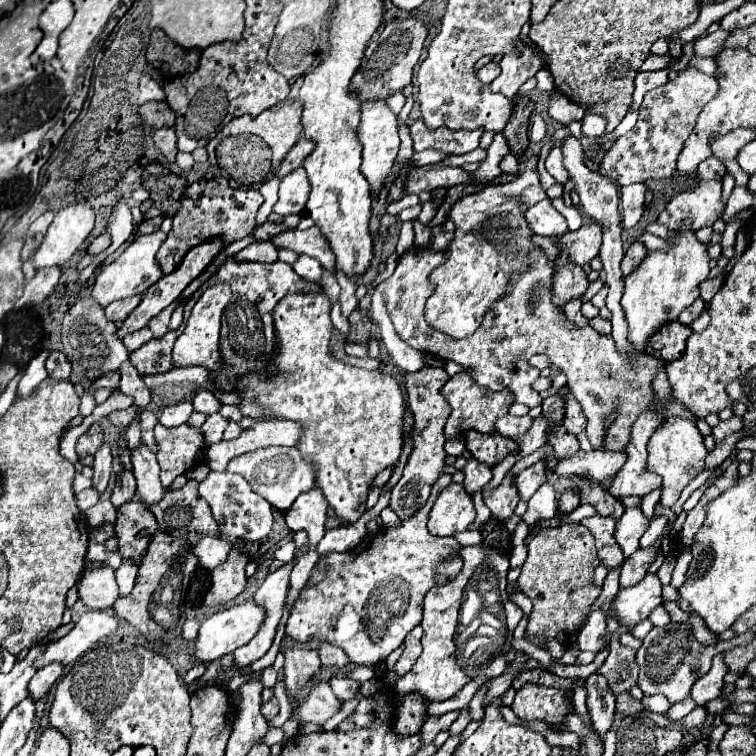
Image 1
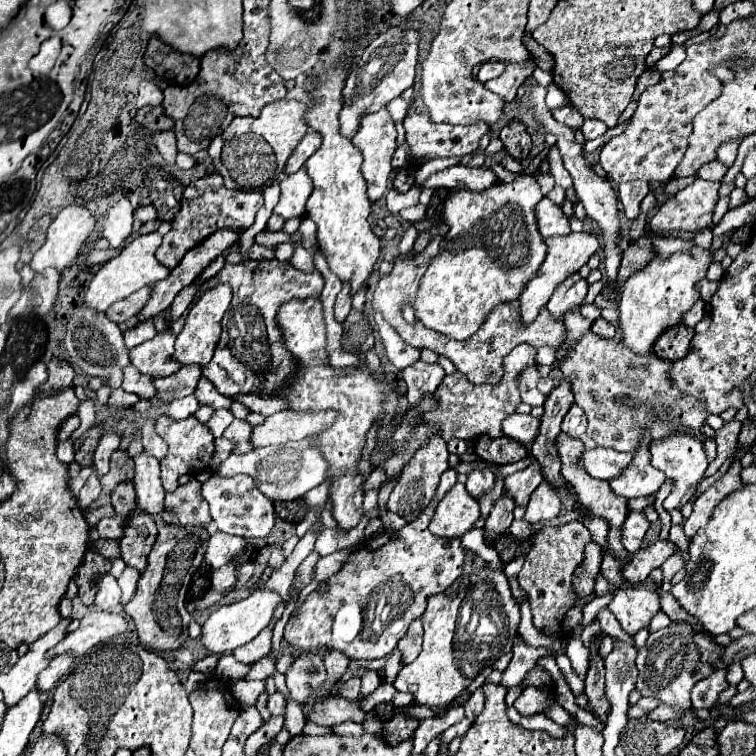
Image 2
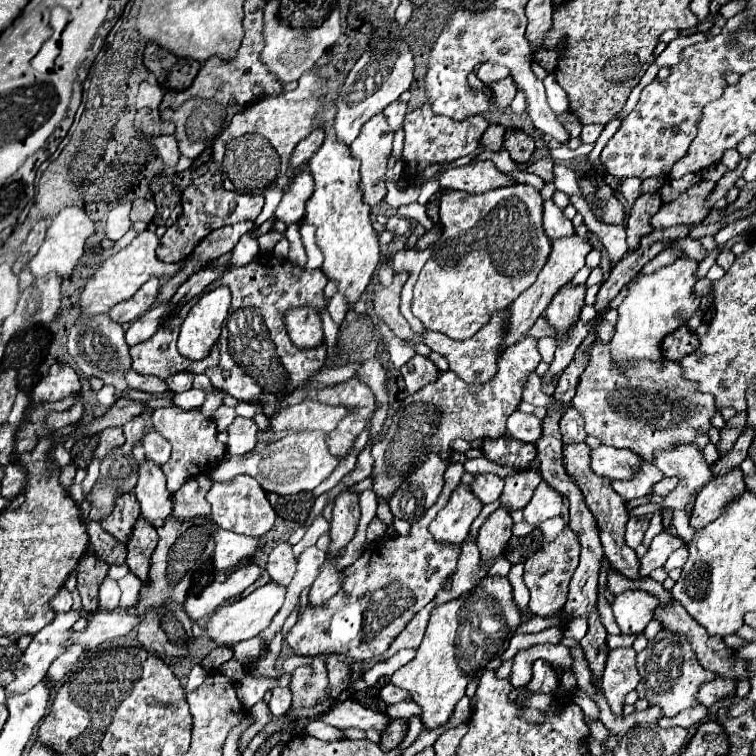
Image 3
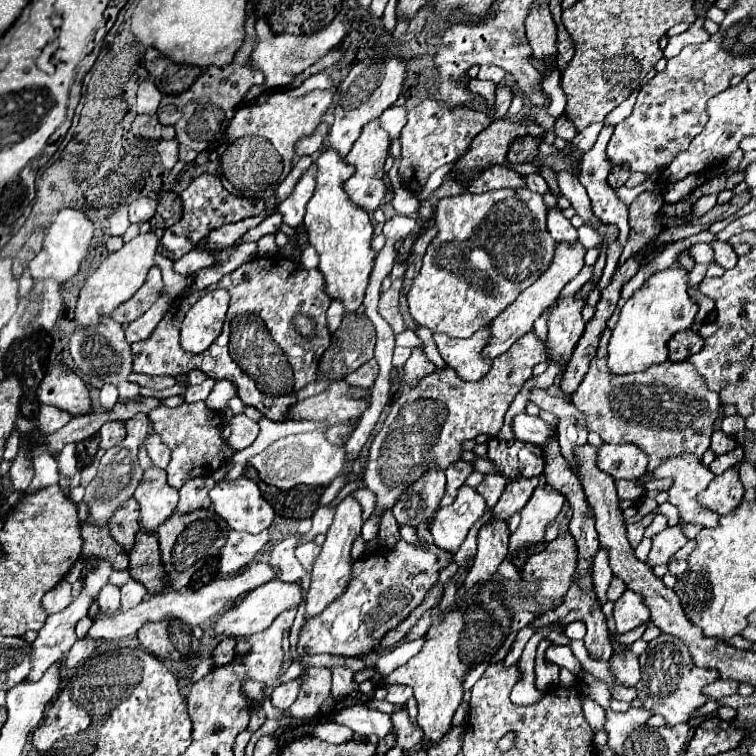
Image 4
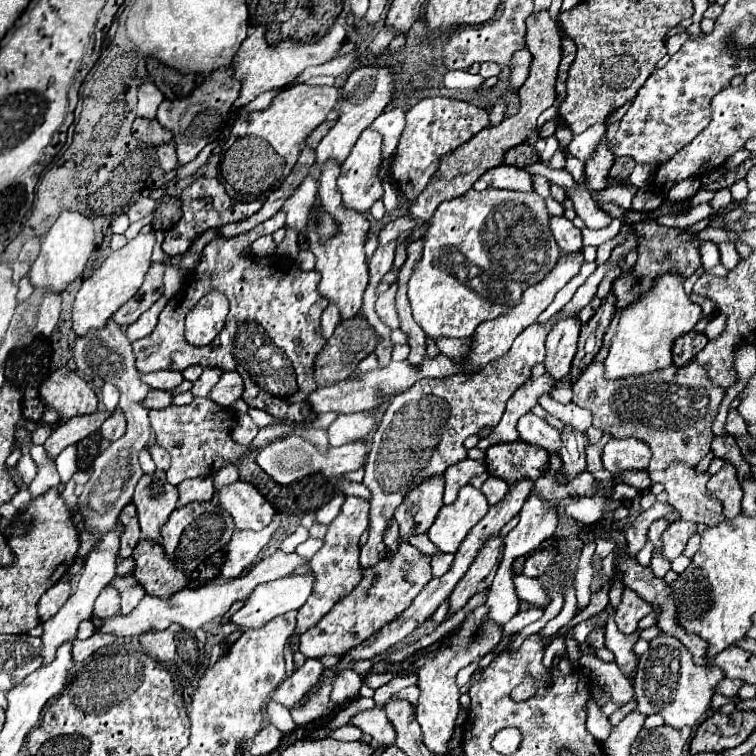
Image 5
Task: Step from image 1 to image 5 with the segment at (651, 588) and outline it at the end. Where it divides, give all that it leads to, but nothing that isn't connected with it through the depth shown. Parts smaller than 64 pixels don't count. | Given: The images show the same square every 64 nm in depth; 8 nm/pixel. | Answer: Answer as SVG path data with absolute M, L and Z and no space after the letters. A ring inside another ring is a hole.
M624 590L622 592L622 602L616 610L616 624L618 630L622 634L630 634L636 632L638 622L652 612L650 604L644 604L644 598L636 598L636 594L632 590Z

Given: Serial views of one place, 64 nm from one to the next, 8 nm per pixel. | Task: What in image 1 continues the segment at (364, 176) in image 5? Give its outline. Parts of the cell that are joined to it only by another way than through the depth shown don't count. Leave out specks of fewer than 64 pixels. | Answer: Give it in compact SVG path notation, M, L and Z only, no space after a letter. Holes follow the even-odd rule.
M384 100L362 104L362 116L360 116L360 126L358 126L356 134L358 134L358 142L362 144L362 174L368 180L372 192L380 192L386 176L392 170L394 158L396 158L398 146L400 146L396 116L390 112L390 108L386 106Z

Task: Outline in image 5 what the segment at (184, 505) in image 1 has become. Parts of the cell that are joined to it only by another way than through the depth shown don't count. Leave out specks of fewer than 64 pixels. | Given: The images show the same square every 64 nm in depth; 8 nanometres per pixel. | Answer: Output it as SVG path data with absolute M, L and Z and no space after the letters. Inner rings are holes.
M198 476L198 478L188 478L186 482L180 482L178 486L180 492L180 502L178 506L184 506L188 502L208 502L214 496L214 488L212 488L212 478L210 476Z

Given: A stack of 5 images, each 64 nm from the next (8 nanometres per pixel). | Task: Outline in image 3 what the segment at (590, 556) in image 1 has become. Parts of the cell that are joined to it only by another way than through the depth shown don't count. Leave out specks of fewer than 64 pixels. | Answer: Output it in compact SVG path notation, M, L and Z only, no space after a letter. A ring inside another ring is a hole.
M566 526L556 536L556 540L544 542L542 548L524 562L524 566L526 566L524 568L524 584L530 590L530 612L534 612L536 616L554 616L562 610L562 606L566 604L570 578L578 566L578 554L580 554L578 538Z

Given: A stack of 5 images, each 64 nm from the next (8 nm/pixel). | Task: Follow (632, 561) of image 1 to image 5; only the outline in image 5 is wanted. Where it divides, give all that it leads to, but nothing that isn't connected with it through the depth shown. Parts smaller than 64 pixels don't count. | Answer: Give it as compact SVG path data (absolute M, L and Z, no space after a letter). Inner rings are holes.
M686 520L672 522L666 528L666 532L662 534L662 544L664 544L662 554L664 554L664 558L668 558L668 560L678 558L684 552L686 542L696 532L696 528L698 528L698 524L694 524L694 522L686 522Z

